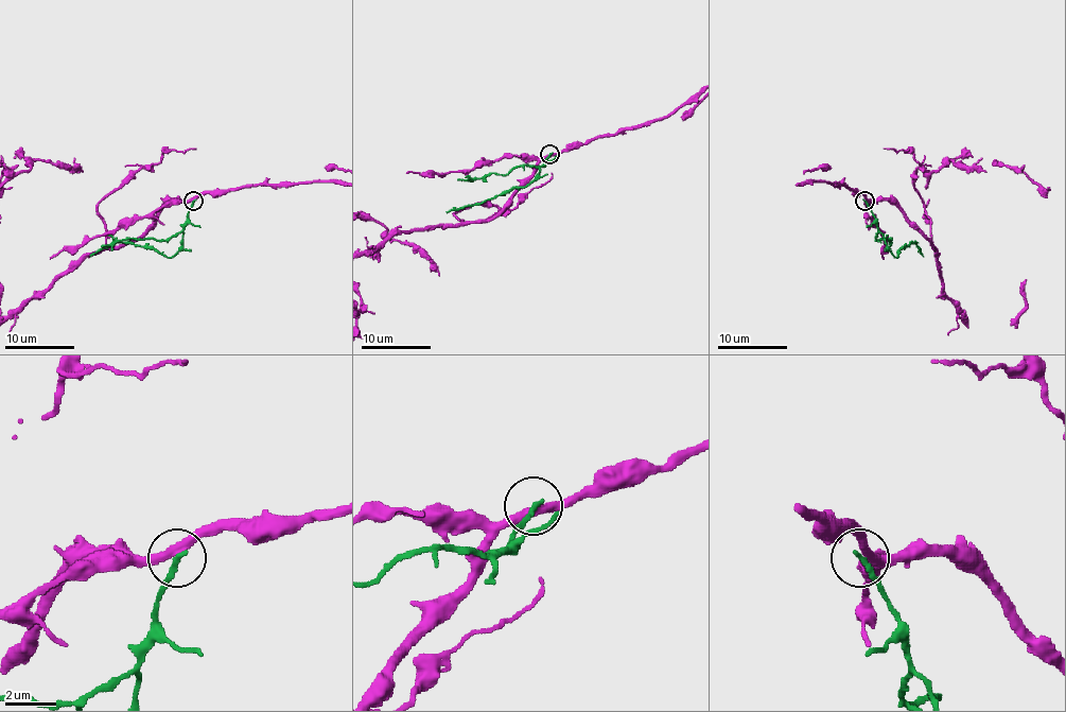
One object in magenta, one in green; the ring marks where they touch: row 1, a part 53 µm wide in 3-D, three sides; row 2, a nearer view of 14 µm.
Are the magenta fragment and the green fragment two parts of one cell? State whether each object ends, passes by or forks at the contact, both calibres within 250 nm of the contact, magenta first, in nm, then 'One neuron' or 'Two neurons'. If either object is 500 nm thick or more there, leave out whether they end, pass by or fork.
At the ring magenta passes by. At the ring green ends. Thickness 340 nm (magenta) against 200 nm. Two neurons

